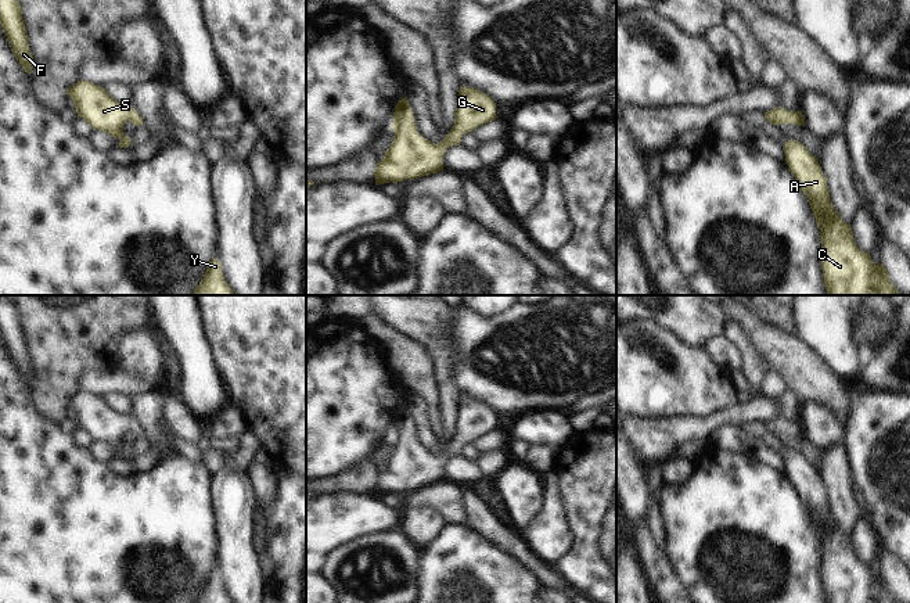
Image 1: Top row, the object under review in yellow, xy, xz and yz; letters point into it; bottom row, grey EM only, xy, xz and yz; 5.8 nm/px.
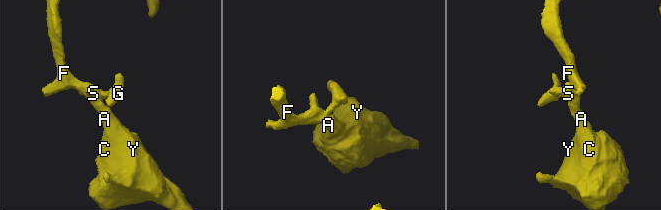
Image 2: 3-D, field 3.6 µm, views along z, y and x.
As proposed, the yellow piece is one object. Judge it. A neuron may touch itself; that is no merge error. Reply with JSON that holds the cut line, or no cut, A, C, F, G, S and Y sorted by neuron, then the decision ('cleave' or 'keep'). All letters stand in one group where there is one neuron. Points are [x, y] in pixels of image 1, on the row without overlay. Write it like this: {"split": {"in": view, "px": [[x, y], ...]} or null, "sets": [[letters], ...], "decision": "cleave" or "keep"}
{"split": null, "sets": [["A", "C", "F", "G", "S", "Y"]], "decision": "keep"}

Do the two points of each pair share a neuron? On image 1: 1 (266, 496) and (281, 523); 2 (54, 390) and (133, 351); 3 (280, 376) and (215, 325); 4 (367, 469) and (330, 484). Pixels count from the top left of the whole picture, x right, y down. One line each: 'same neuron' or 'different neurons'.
1: different neurons
2: different neurons
3: same neuron
4: same neuron

